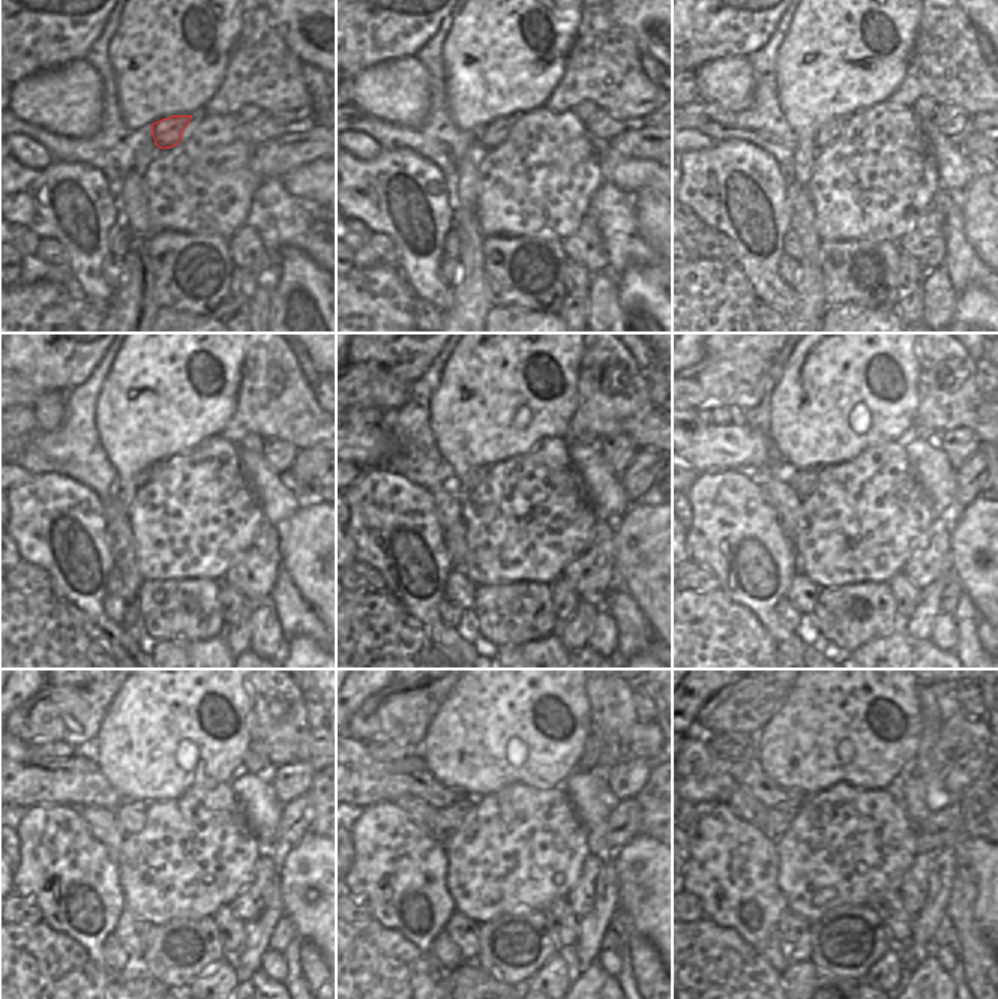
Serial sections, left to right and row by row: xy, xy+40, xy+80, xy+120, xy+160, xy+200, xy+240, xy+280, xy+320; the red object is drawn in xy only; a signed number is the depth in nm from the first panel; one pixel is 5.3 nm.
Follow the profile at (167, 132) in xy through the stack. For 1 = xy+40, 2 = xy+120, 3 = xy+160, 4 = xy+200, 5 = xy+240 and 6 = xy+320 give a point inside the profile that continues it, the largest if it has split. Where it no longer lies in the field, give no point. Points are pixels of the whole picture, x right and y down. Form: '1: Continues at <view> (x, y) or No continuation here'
1: Continues at xy+40 (494, 134)
2: Continues at xy+120 (147, 473)
3: Continues at xy+160 (474, 477)
4: Continues at xy+200 (803, 482)
5: Continues at xy+240 (131, 816)
6: Continues at xy+320 (779, 818)

